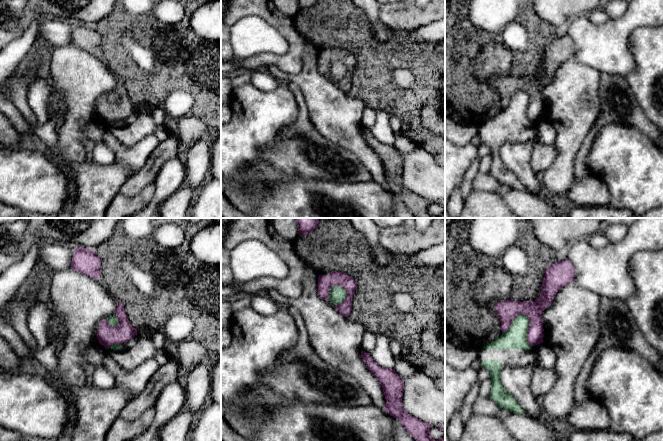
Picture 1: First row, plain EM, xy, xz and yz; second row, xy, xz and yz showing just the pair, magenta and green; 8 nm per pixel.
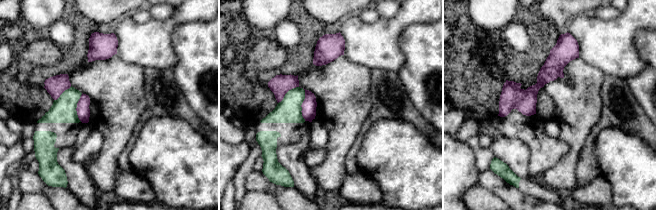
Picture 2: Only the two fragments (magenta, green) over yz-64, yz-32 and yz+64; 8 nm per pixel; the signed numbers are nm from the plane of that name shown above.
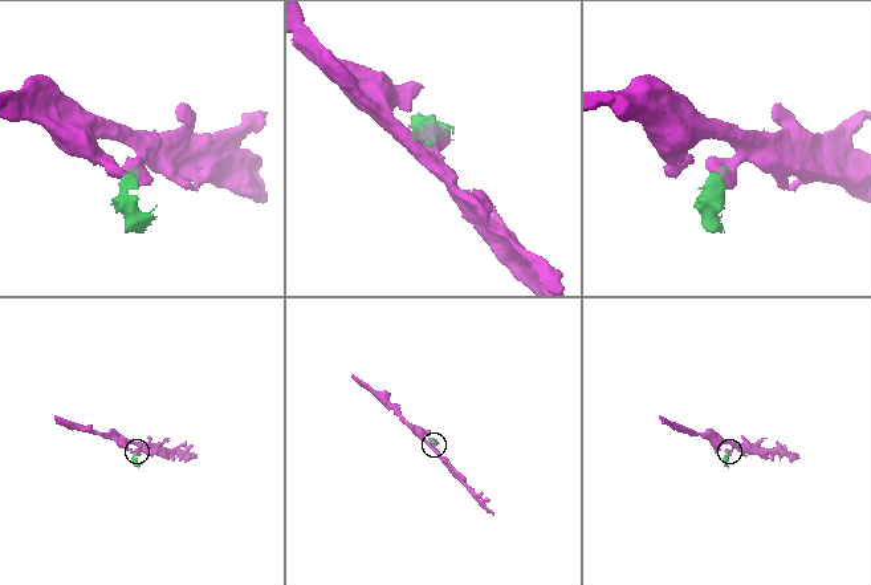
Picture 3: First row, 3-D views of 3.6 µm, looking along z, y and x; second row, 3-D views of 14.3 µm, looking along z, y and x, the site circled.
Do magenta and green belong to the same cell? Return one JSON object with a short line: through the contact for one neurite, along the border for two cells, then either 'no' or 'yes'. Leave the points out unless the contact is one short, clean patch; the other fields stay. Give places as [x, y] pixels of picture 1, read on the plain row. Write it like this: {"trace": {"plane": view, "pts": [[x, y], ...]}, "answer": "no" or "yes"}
{"trace": {"plane": "yz", "pts": [[520, 89], [529, 96], [527, 117], [531, 121]]}, "answer": "no"}

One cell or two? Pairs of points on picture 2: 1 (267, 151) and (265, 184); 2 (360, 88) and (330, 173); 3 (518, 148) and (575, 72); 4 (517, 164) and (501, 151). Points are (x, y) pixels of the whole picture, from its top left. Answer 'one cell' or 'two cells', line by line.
1: two cells
2: one cell
3: two cells
4: one cell

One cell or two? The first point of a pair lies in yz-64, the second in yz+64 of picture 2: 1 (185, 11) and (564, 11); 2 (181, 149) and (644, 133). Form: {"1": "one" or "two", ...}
{"1": "two", "2": "two"}

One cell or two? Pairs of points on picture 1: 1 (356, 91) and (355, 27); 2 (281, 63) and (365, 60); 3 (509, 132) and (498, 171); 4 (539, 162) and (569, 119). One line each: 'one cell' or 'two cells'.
1: one cell
2: two cells
3: one cell
4: one cell

